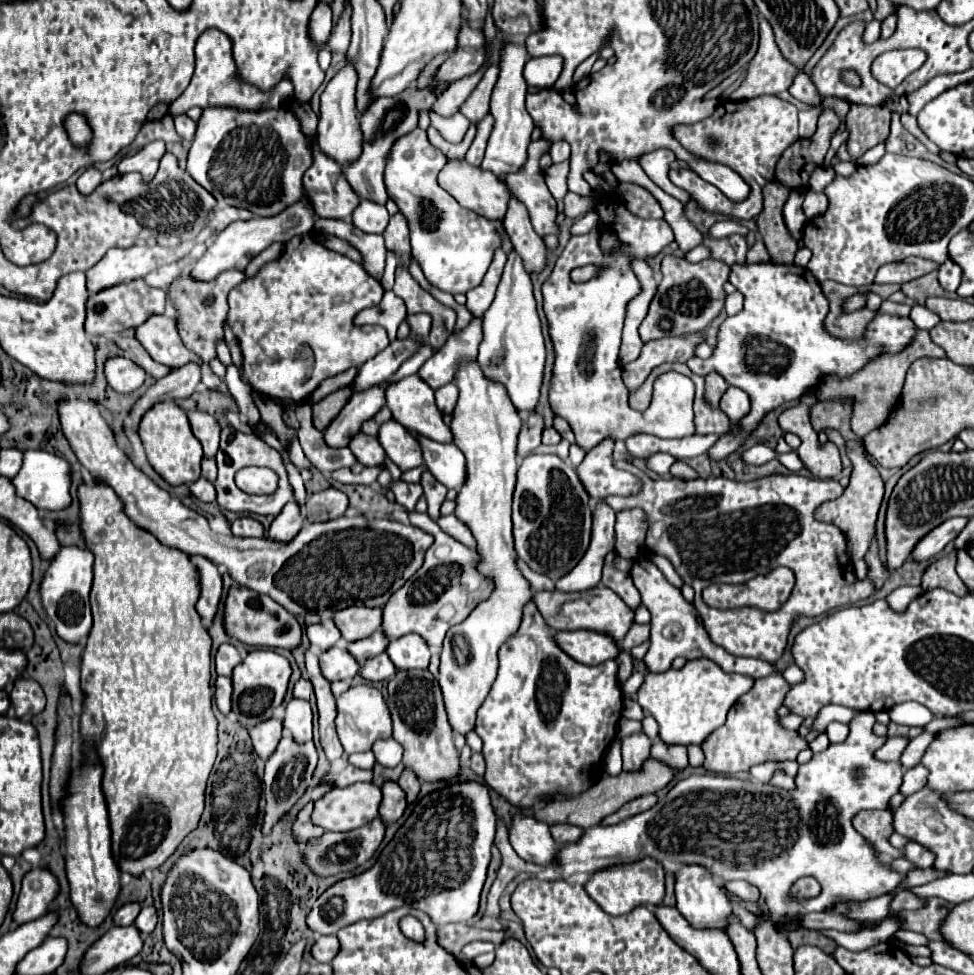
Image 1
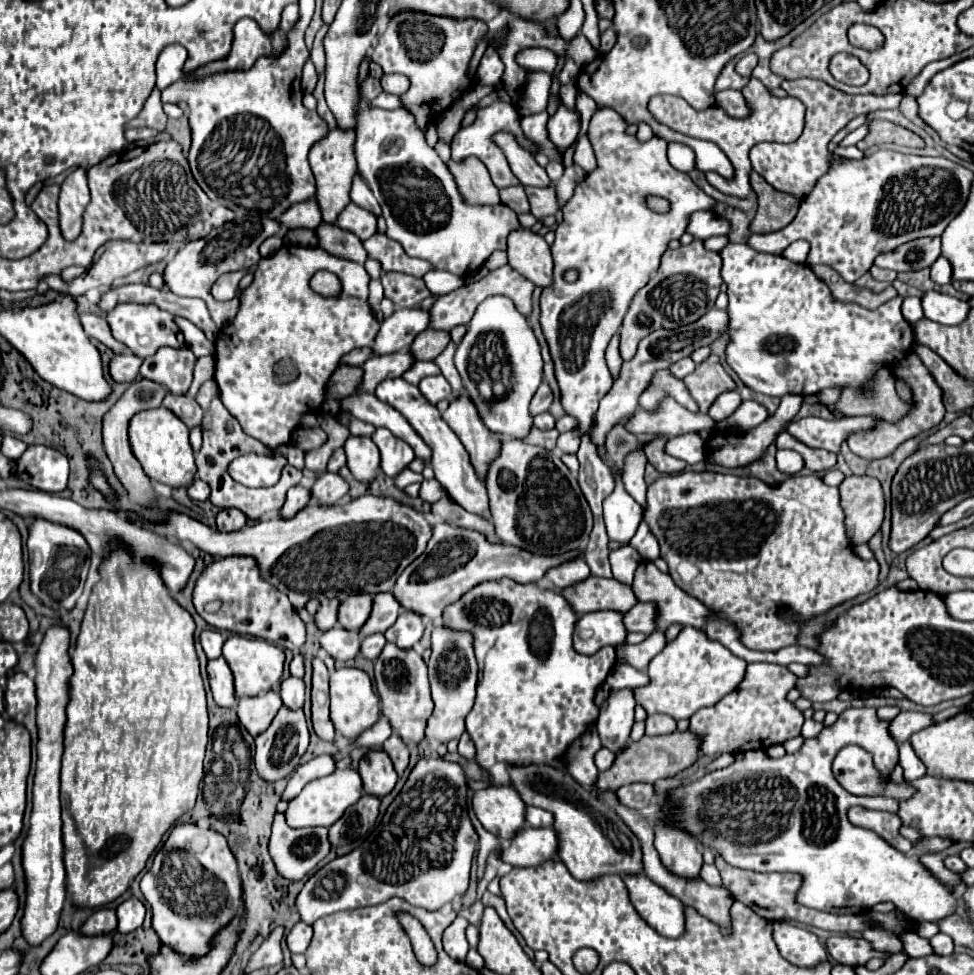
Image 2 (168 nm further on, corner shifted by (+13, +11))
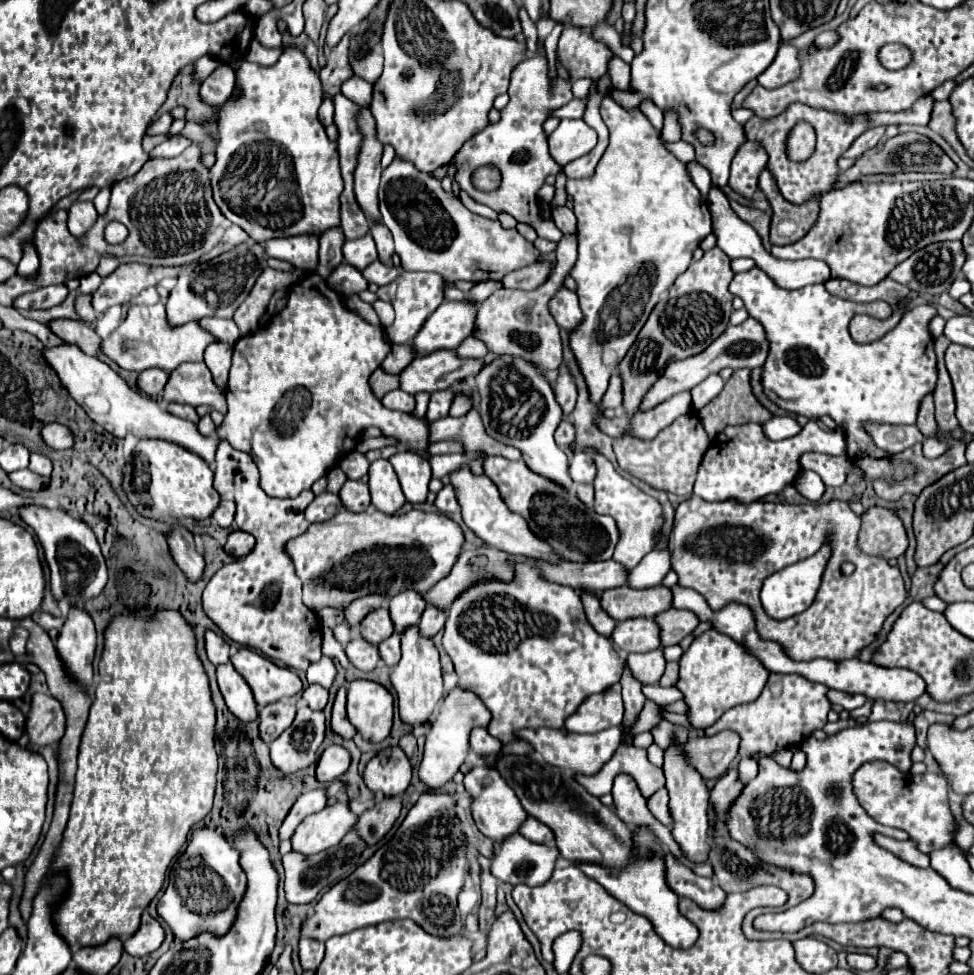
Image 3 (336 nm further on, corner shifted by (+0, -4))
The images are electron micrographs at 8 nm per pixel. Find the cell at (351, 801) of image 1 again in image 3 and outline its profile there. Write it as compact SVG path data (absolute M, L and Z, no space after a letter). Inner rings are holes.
M335 802L325 806L323 810L307 816L295 830L295 834L291 836L291 844L293 850L299 850L303 854L315 854L321 850L327 850L331 846L337 846L345 834L349 834L357 822L357 812L351 808L351 802Z

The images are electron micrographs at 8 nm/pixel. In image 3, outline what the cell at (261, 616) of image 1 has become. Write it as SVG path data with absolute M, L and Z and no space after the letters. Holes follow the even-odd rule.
M221 438L219 446L217 446L217 454L215 454L215 490L221 496L227 492L231 492L235 496L237 512L235 512L233 528L253 534L257 544L253 548L253 554L239 558L237 562L229 564L229 566L223 566L209 580L209 584L203 592L203 608L205 608L205 614L219 626L219 630L227 638L235 640L241 646L249 646L253 650L263 652L269 658L279 660L287 668L305 670L309 664L319 662L323 656L321 654L321 624L319 624L317 616L301 602L301 584L299 584L299 578L295 576L293 562L285 554L285 542L289 538L295 538L301 534L299 526L303 522L303 512L309 506L309 502L315 498L315 494L313 494L313 490L305 490L299 494L299 498L291 498L291 500L269 498L267 494L261 492L261 488L257 484L257 476L259 476L259 472L255 468L255 462L251 460L251 456L247 452L231 448L231 444Z

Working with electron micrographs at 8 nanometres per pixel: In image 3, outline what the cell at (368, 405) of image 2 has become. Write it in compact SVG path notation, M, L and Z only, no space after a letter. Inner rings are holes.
M309 274L291 286L285 308L277 312L265 328L235 342L227 384L229 410L217 434L229 440L233 448L251 454L259 468L261 490L275 498L295 498L303 490L309 490L323 472L337 466L345 454L355 450L359 434L367 426L379 428L383 436L395 438L405 450L429 460L429 422L413 414L387 410L369 388L367 380L371 372L379 368L387 352L391 352L391 346L385 342L381 326L373 326L363 316L349 310L339 292L329 288L323 276Z

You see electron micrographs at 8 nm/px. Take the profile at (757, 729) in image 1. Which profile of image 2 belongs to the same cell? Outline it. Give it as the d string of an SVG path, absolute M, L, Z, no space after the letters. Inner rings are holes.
M750 663L746 669L744 681L718 705L700 709L690 719L690 729L702 735L700 751L716 757L722 753L744 753L750 749L768 749L772 745L784 743L800 735L804 715L802 711L788 701L788 691L796 687L798 677L782 665L772 663Z

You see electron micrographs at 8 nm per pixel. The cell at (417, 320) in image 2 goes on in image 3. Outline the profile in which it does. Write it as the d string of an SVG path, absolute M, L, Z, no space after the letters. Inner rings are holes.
M445 300L425 320L421 330L411 340L415 356L427 356L435 350L457 348L459 342L473 332L473 320L475 320L475 308L469 302Z

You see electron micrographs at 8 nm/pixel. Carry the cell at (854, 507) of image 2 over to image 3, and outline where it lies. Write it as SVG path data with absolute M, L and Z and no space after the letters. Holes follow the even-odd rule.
M869 506L863 512L859 532L861 550L879 558L897 558L907 550L907 534L899 516L885 506Z

